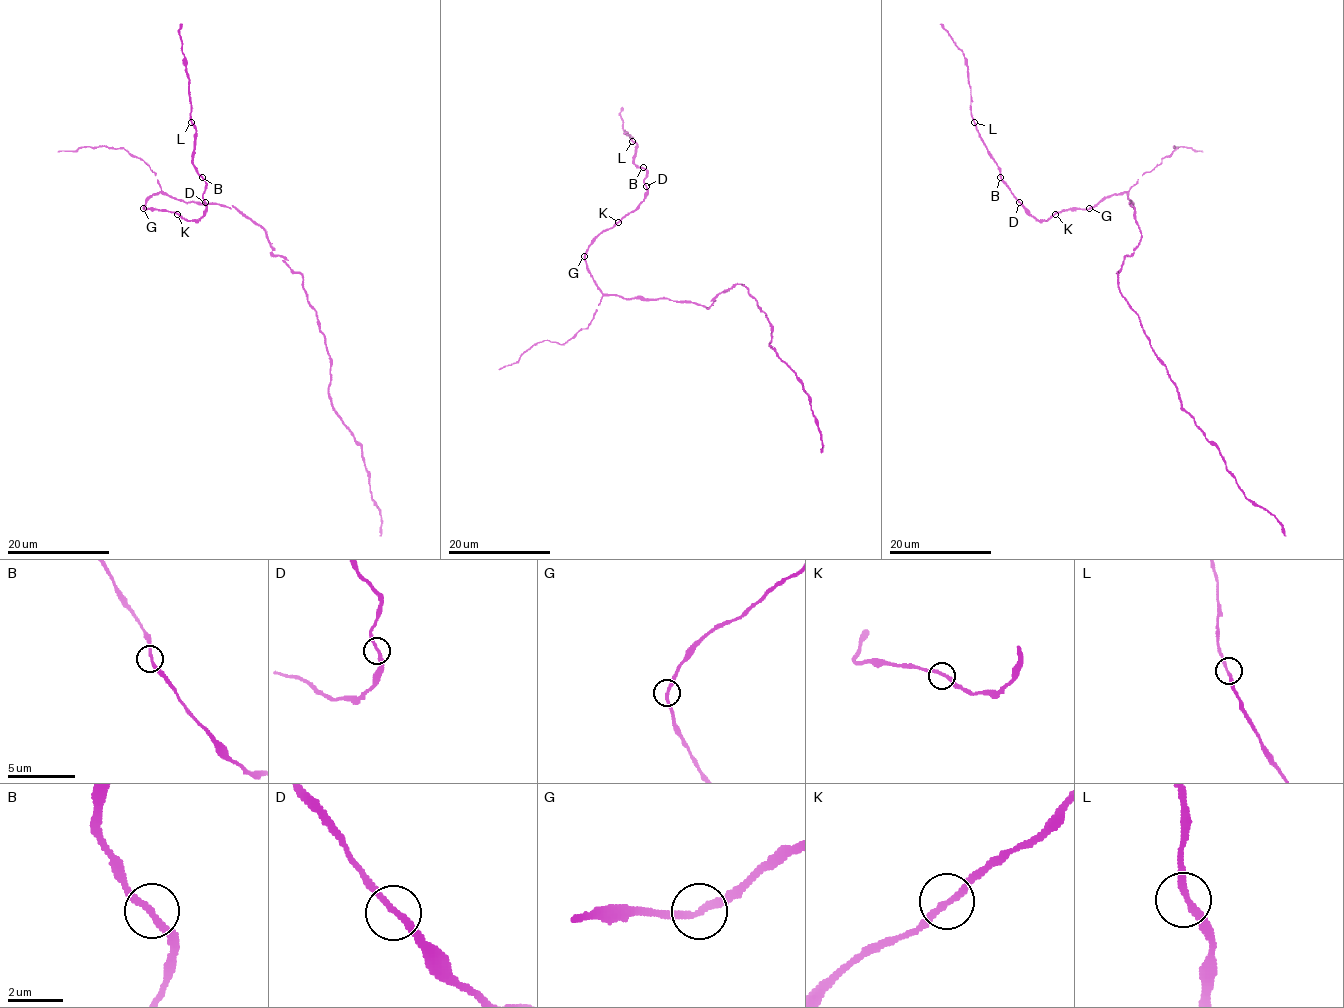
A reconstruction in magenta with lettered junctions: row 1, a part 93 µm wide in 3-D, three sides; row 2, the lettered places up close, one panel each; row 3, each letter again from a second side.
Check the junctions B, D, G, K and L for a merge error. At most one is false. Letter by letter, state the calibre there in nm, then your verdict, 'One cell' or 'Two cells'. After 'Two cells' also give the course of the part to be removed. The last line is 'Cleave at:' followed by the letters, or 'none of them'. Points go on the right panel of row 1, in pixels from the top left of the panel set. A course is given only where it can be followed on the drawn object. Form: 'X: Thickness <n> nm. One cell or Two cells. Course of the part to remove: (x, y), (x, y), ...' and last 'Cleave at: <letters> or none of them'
B: Thickness 240 nm. One cell
D: Thickness 240 nm. One cell
G: Thickness 240 nm. One cell
K: Thickness 240 nm. One cell
L: Thickness 240 nm. One cell
Cleave at: none of them

